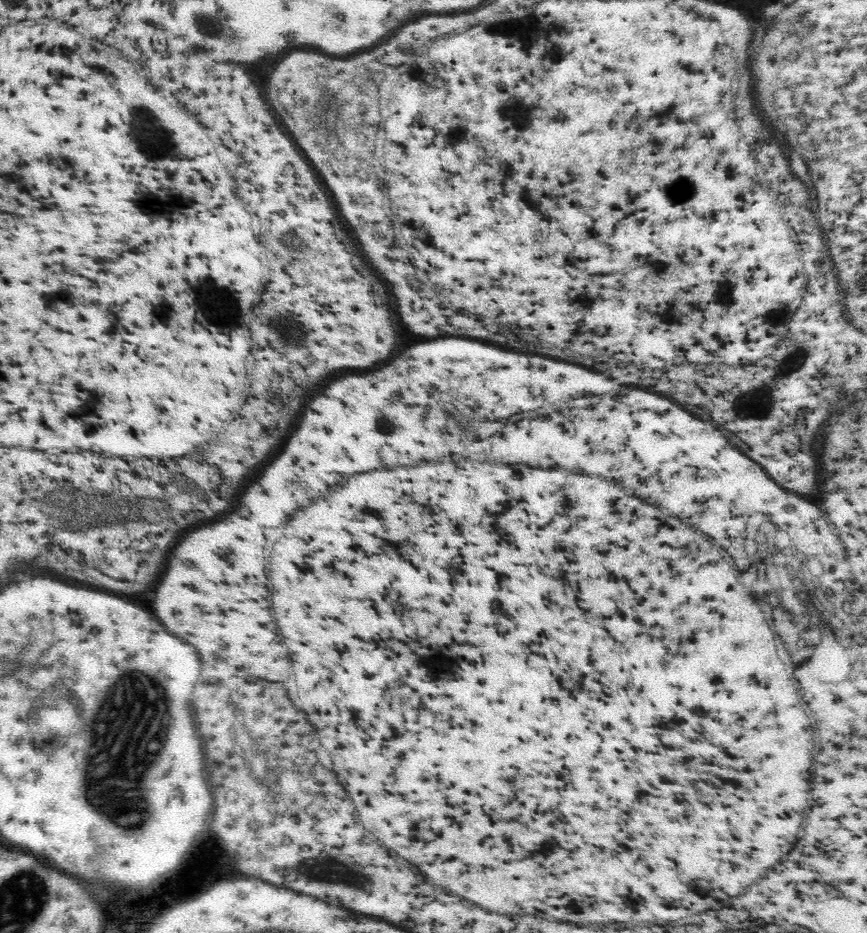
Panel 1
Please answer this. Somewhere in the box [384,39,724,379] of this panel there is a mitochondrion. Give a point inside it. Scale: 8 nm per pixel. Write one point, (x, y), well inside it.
(680, 191)

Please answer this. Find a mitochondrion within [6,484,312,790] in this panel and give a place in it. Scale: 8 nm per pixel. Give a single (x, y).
(101, 528)

